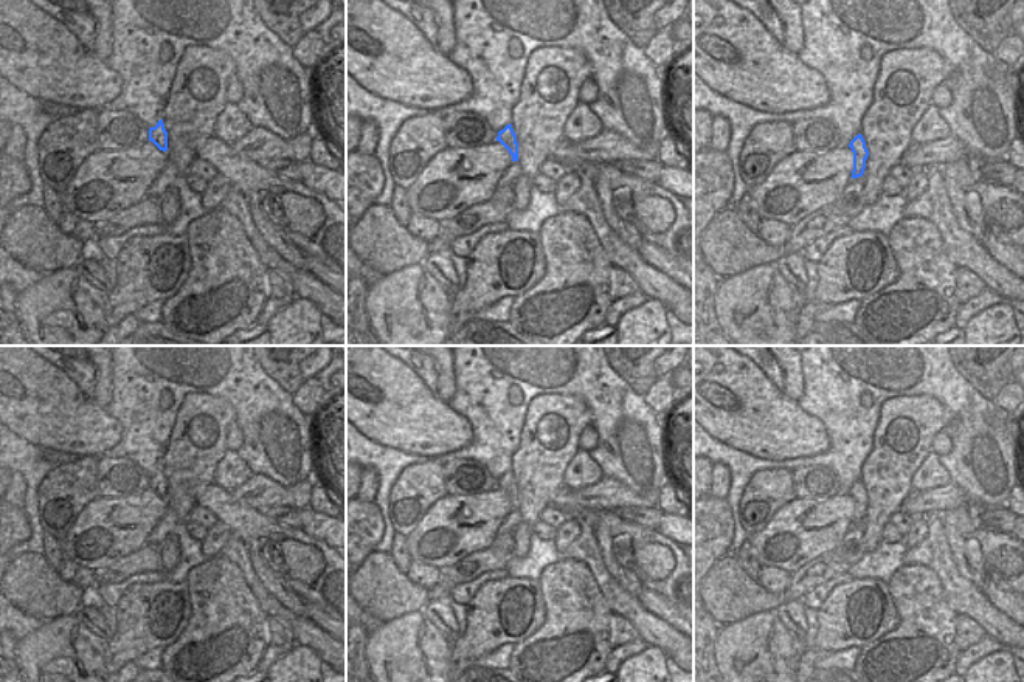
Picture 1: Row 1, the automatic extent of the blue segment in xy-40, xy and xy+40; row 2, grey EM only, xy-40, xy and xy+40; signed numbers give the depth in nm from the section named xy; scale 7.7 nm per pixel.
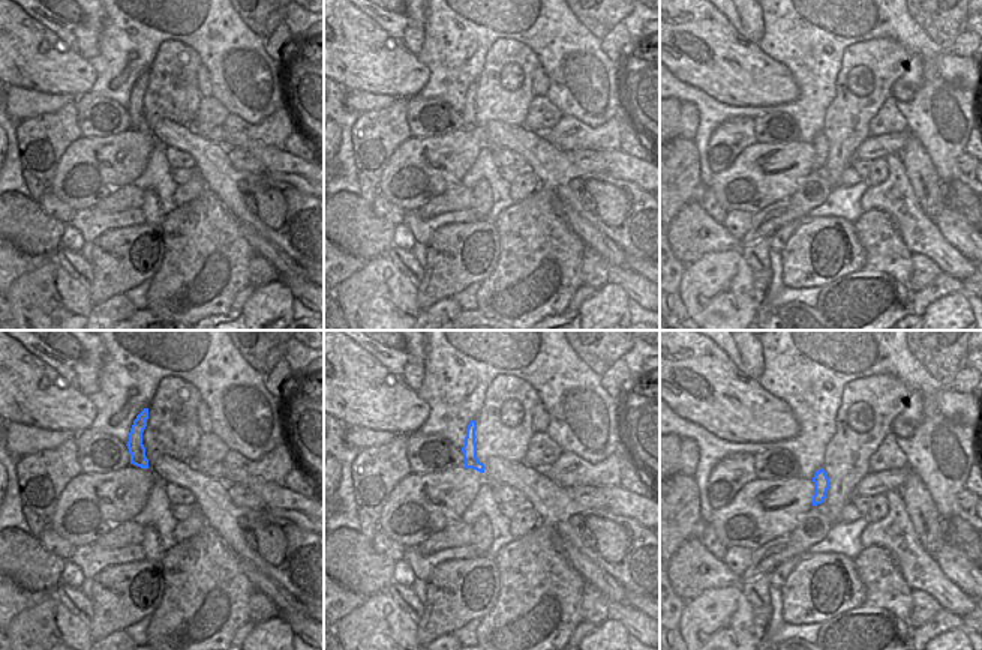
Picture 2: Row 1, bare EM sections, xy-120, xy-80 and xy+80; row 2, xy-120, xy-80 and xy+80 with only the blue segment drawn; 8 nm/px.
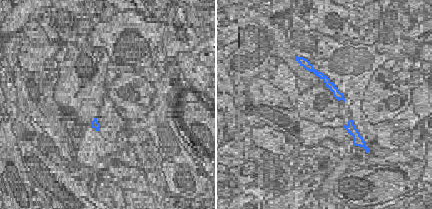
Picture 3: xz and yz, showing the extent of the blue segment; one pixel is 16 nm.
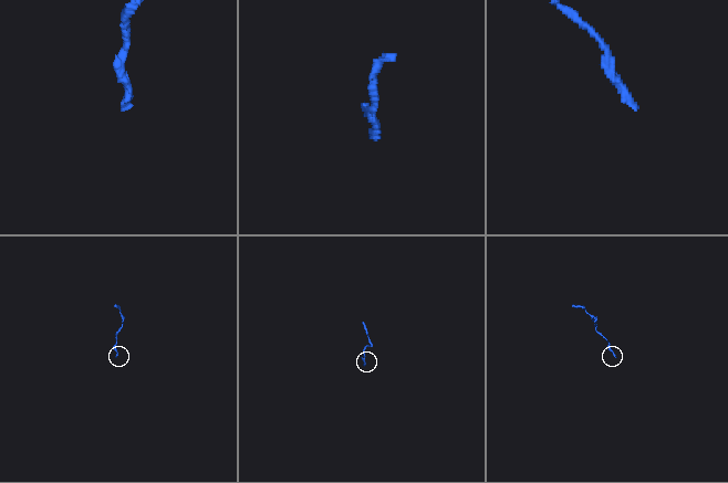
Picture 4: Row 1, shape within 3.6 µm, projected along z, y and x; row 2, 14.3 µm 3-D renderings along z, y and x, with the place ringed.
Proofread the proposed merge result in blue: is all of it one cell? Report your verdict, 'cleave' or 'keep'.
keep

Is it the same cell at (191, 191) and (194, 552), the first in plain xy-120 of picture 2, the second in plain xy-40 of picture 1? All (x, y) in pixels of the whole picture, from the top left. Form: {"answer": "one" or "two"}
{"answer": "two"}

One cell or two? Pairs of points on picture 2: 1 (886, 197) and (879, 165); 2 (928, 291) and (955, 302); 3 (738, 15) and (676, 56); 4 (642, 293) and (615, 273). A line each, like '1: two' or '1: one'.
1: two
2: two
3: two
4: one

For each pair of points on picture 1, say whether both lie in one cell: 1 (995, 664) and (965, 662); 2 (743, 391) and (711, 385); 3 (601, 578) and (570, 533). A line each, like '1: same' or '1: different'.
1: different
2: same
3: different

